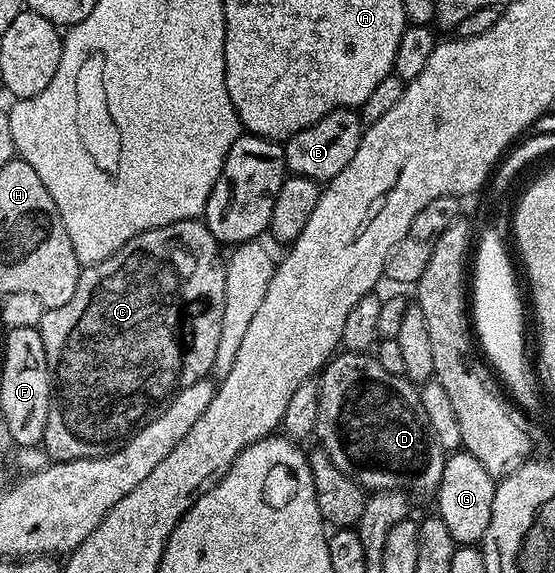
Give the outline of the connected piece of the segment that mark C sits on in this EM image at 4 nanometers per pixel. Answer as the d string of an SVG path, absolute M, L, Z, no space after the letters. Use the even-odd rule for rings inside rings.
M200 219L174 221L170 225L162 225L135 235L133 239L126 241L126 245L122 245L122 249L118 249L118 253L106 257L100 263L87 264L78 277L78 289L74 289L74 297L70 297L66 305L45 310L38 330L42 345L46 349L48 370L52 372L54 380L54 394L46 417L46 433L42 447L52 461L65 463L71 459L99 459L102 455L112 454L148 422L155 403L173 399L179 391L186 389L186 385L194 385L194 381L209 378L214 357L218 353L218 337L222 337L222 309L226 293L224 260L221 244L216 242L207 223Z

